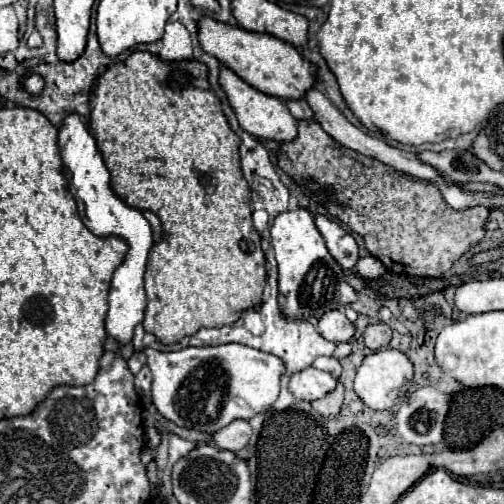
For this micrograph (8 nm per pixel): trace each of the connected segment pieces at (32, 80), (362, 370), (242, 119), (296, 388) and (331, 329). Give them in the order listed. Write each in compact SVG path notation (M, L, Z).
M32 74L32 76L24 82L24 90L26 90L30 96L38 96L38 94L44 90L44 78L38 76L38 74Z
M386 348L386 350L370 352L364 358L362 366L356 372L354 390L356 390L358 398L368 408L372 408L372 410L388 410L388 408L396 406L404 398L404 394L406 394L406 390L408 390L408 386L412 382L412 376L414 376L412 360L404 352L400 352L396 348Z
M220 66L220 86L226 92L226 98L230 102L230 106L236 112L238 124L252 134L254 138L264 138L264 140L276 140L276 142L290 142L292 138L296 138L296 126L298 122L292 118L292 114L288 114L288 108L284 106L282 98L276 96L268 96L256 88L252 88L250 84L246 84L234 70Z
M308 368L308 370L302 370L300 374L294 374L290 378L290 392L298 398L298 400L318 400L318 398L324 398L328 392L332 392L336 388L340 380L330 376L328 372L322 372L322 370L316 370L316 368Z
M332 310L320 318L318 332L326 340L336 342L336 344L338 342L352 342L354 334L356 334L356 326L340 310Z

